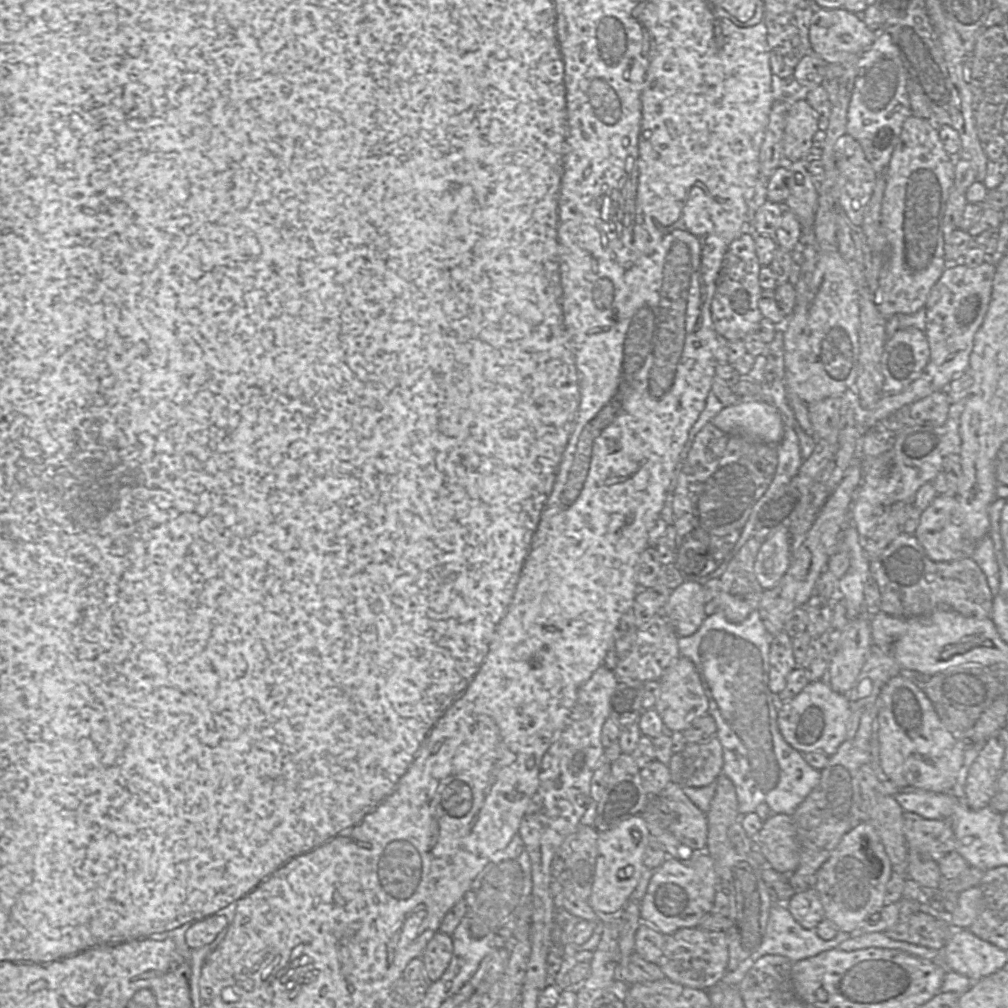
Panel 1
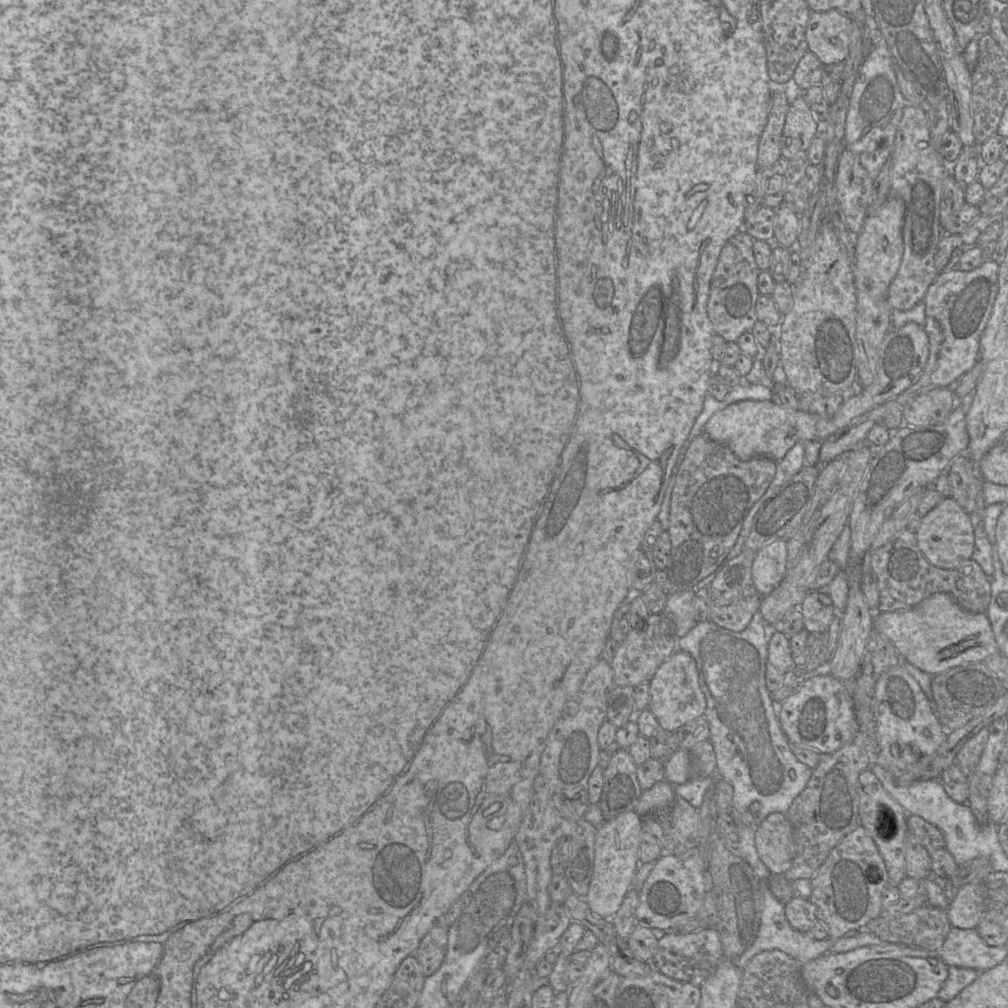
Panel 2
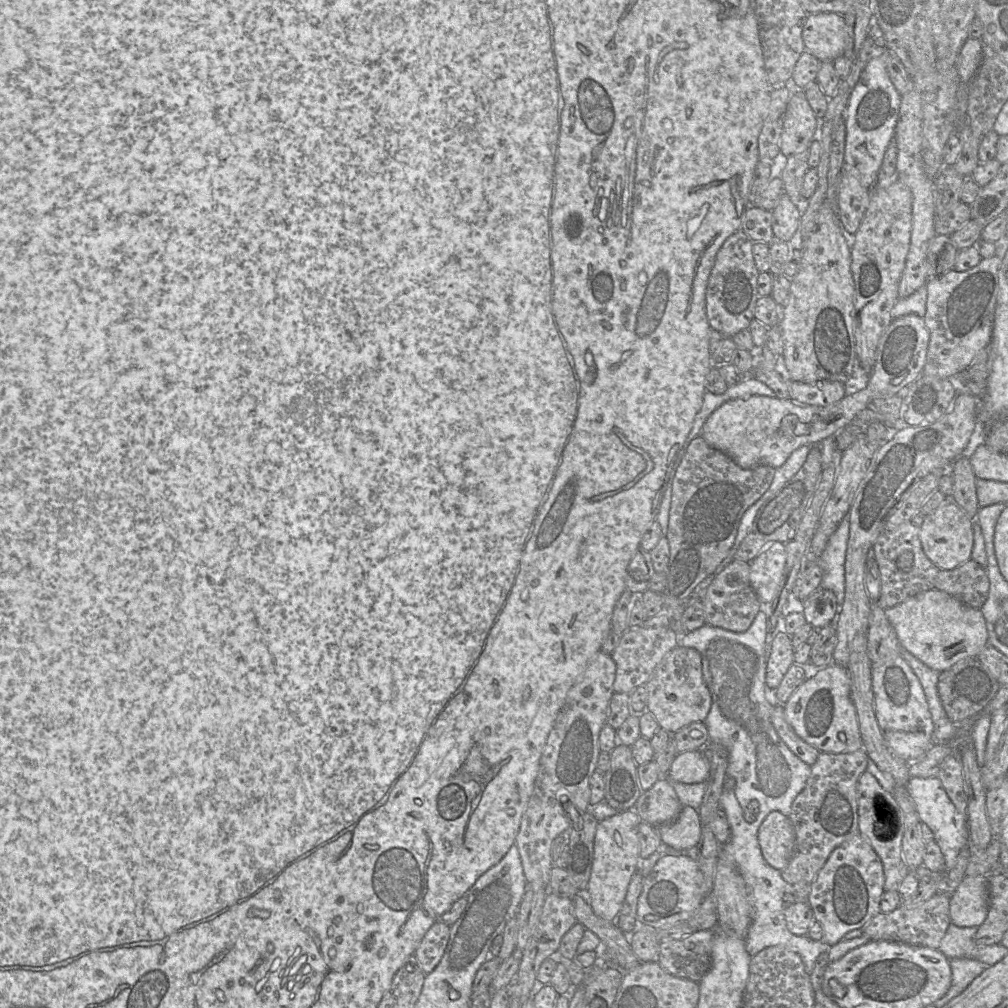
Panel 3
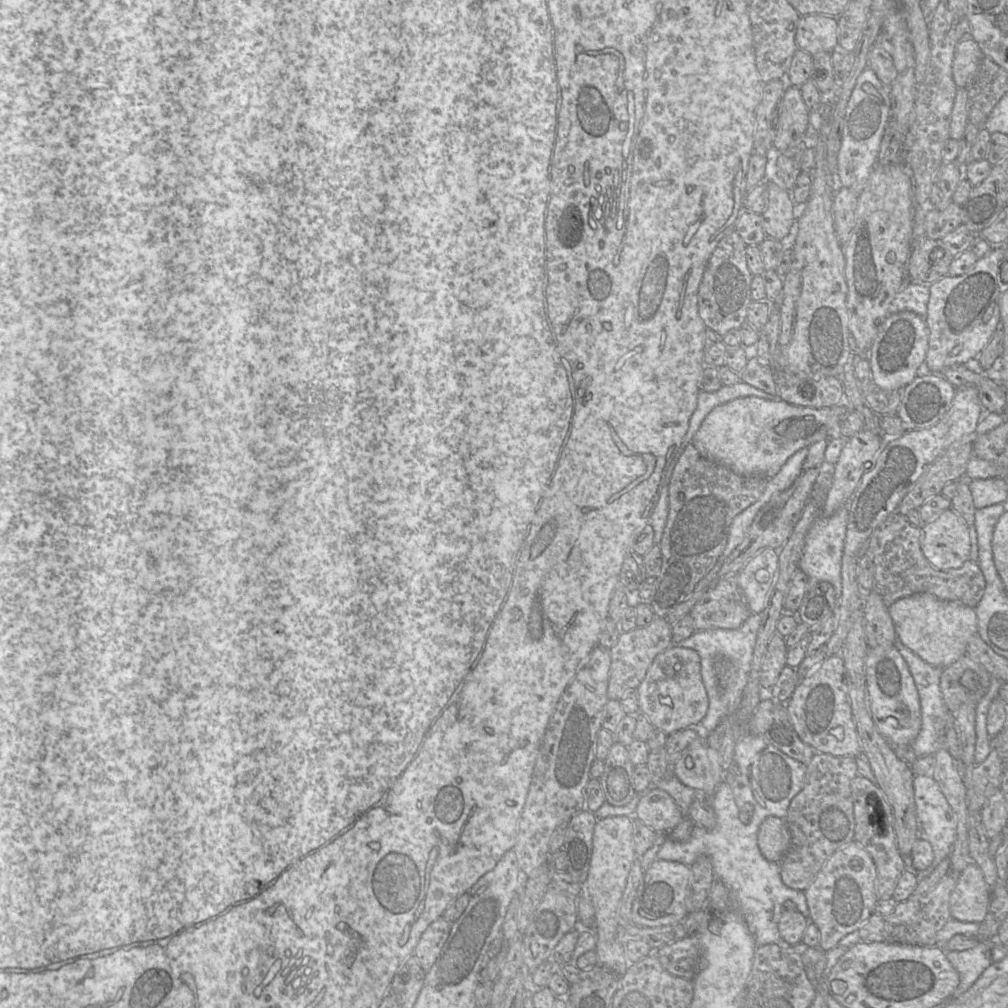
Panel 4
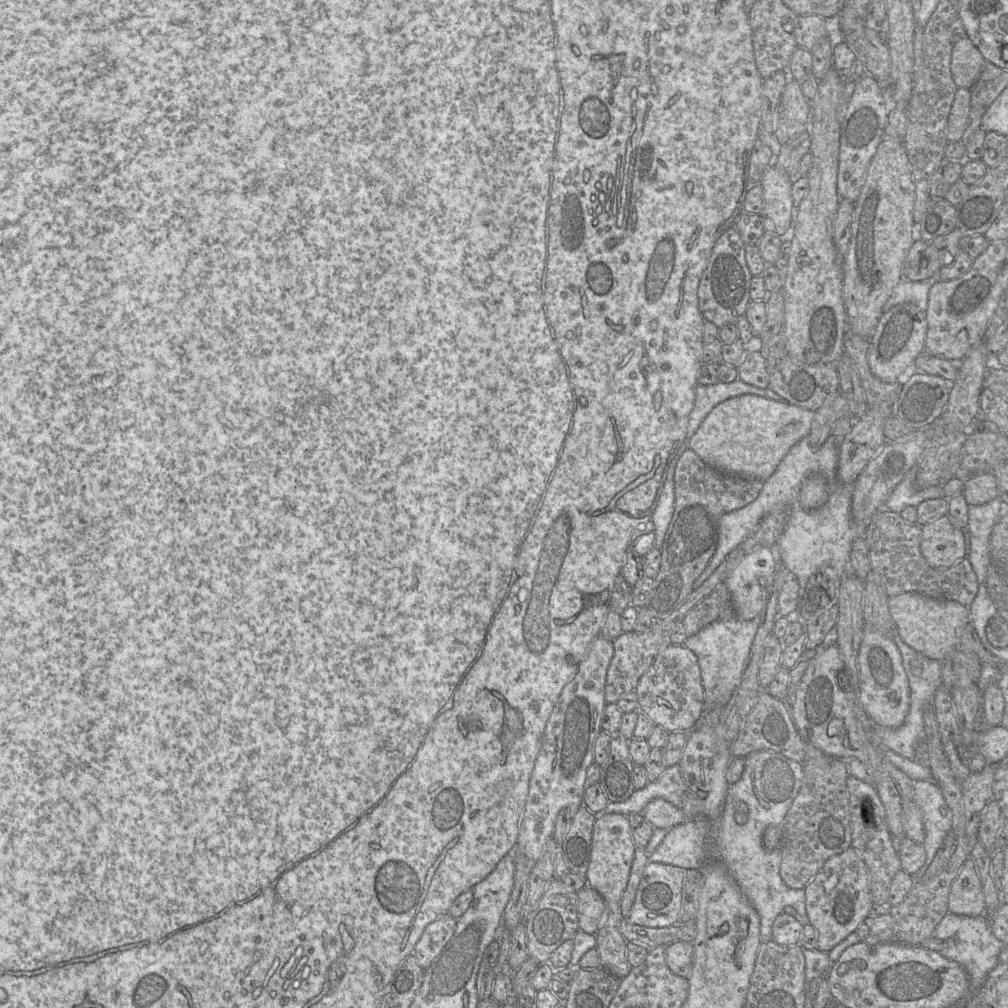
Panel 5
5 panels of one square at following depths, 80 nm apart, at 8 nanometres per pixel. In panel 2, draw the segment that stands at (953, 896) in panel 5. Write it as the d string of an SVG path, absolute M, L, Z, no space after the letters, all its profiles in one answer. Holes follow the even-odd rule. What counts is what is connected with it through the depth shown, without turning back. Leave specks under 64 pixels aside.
M973 882L960 887L946 911L952 927L975 929L985 908L986 896L983 883Z

